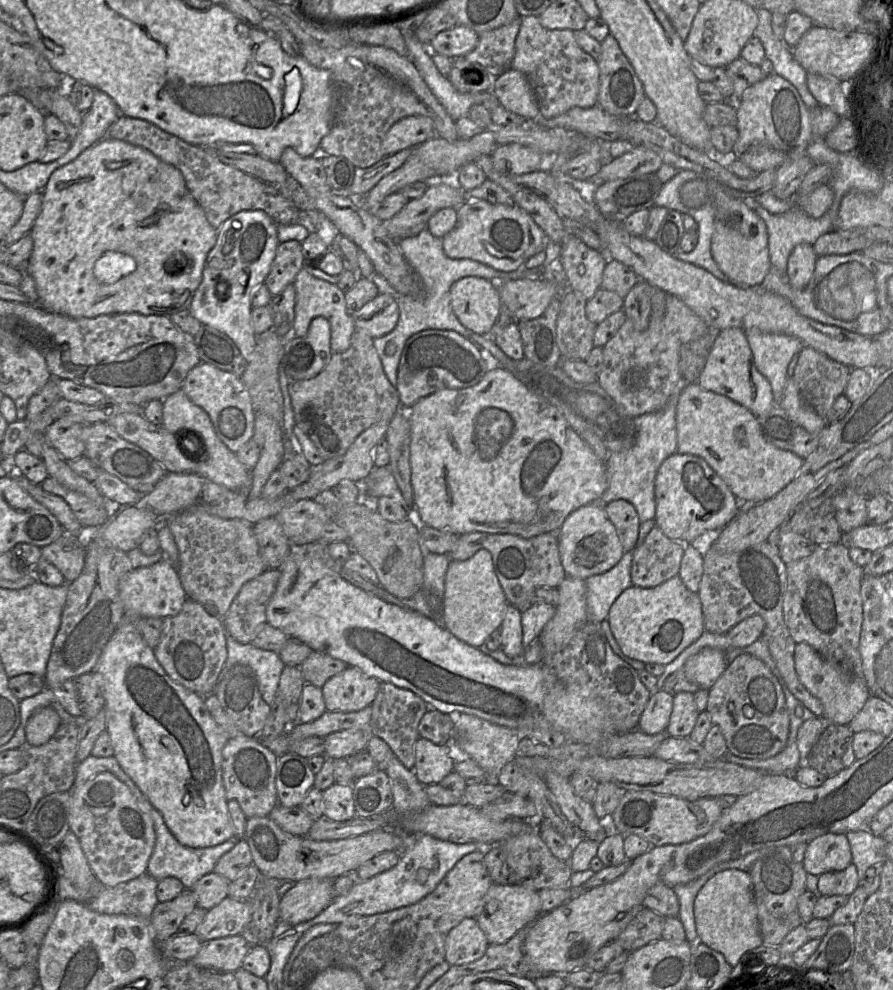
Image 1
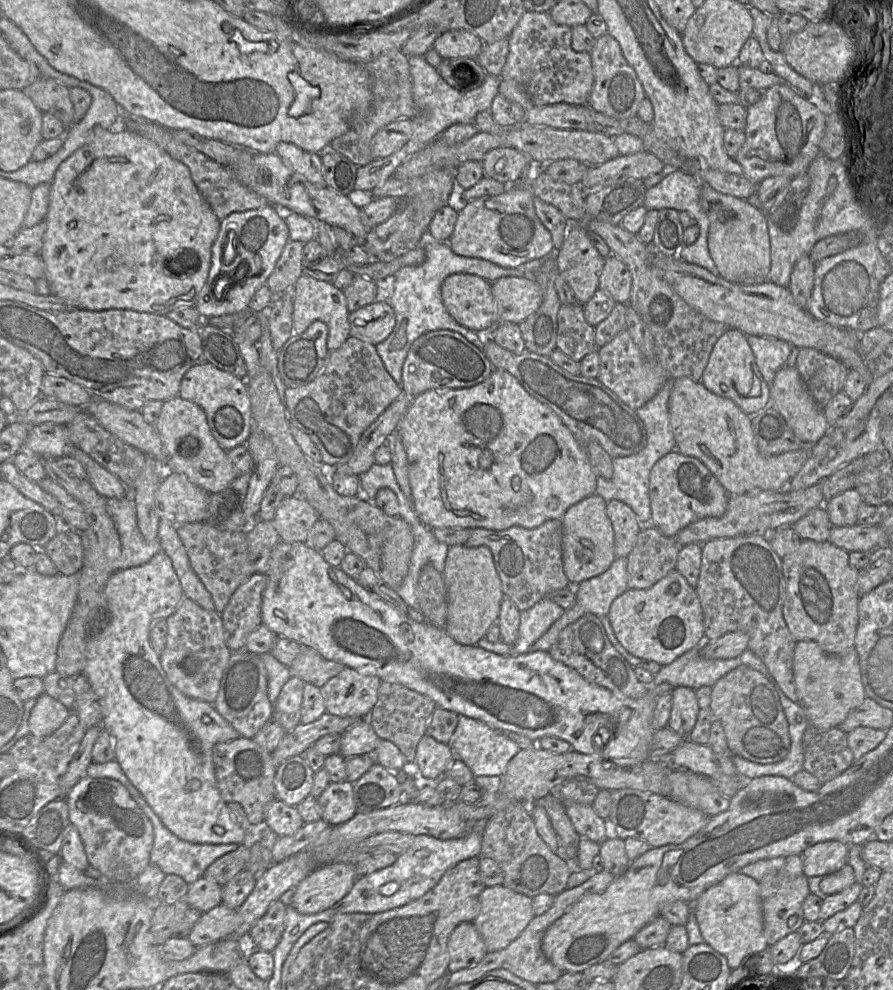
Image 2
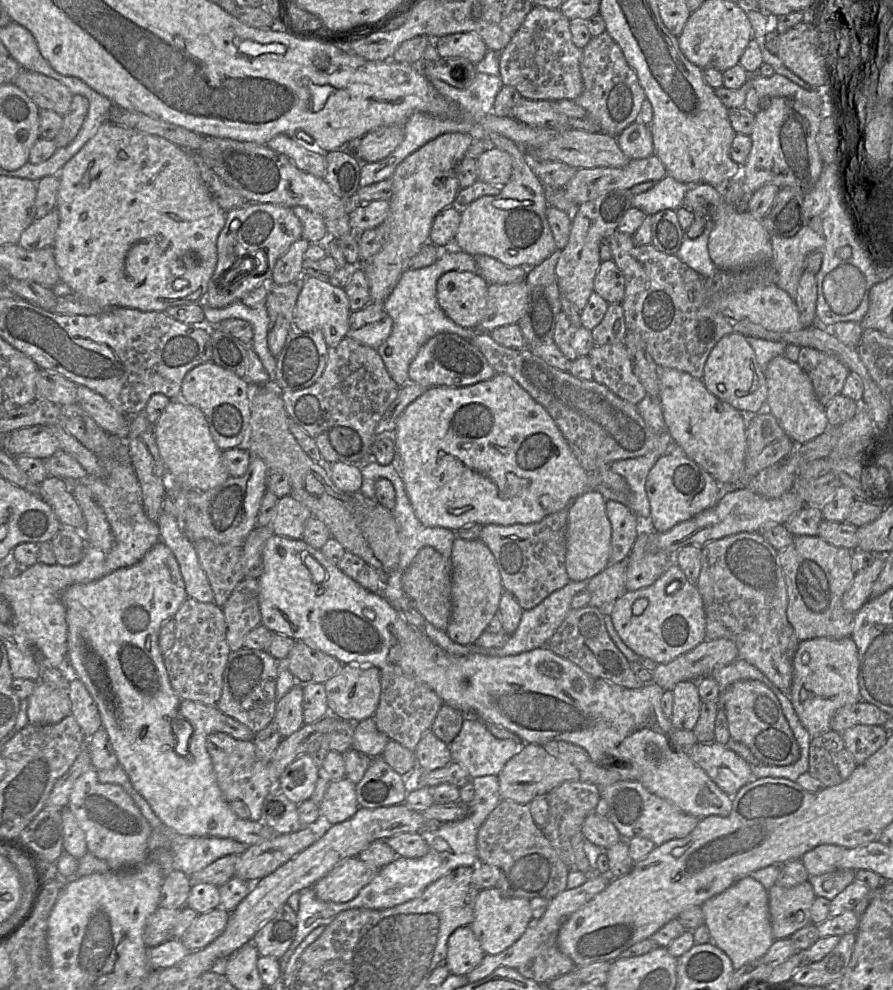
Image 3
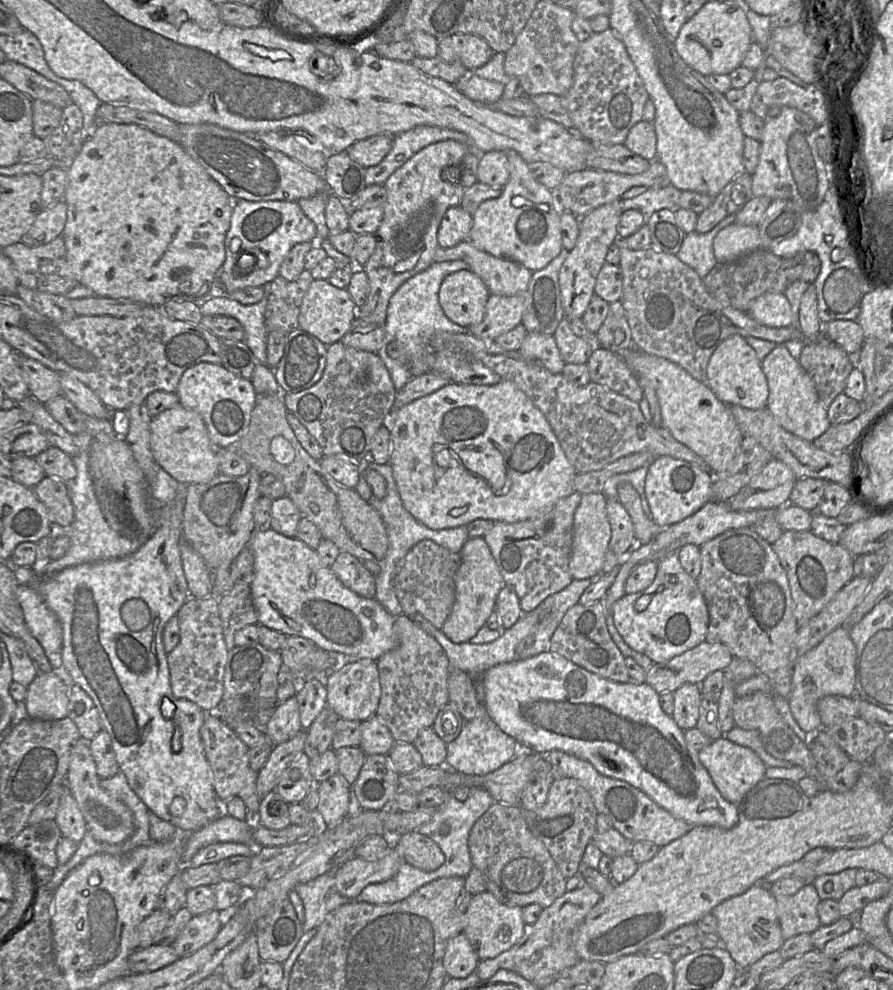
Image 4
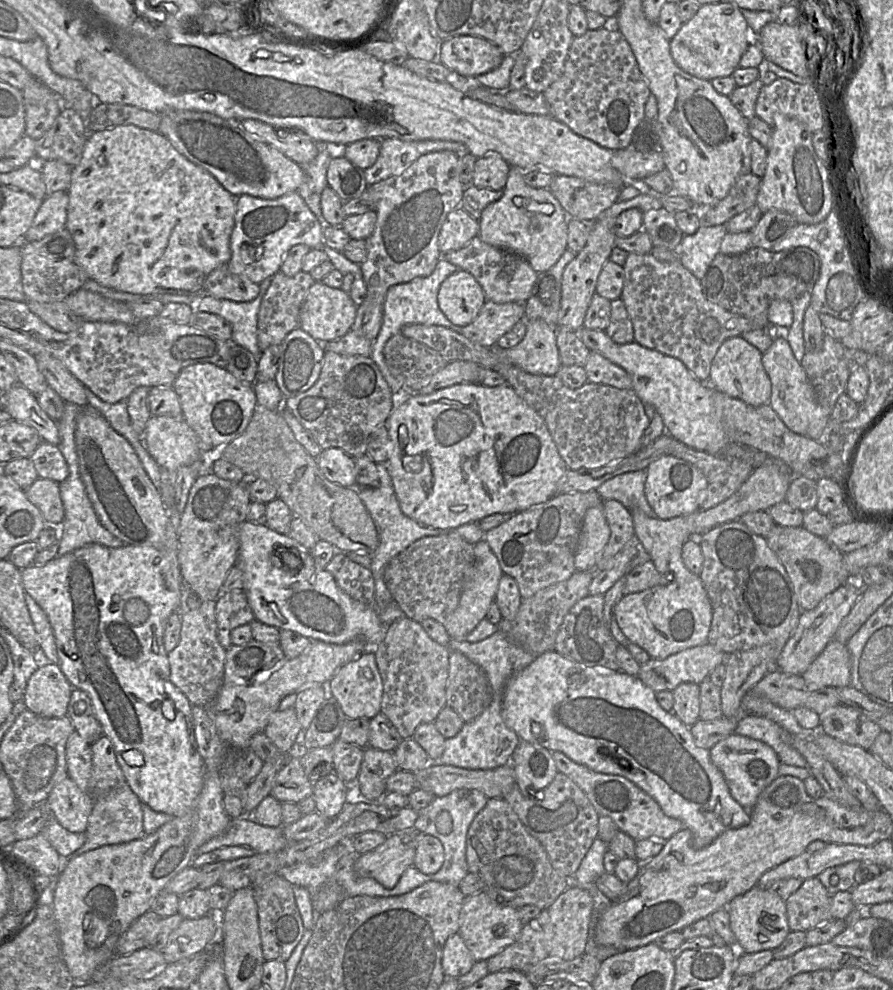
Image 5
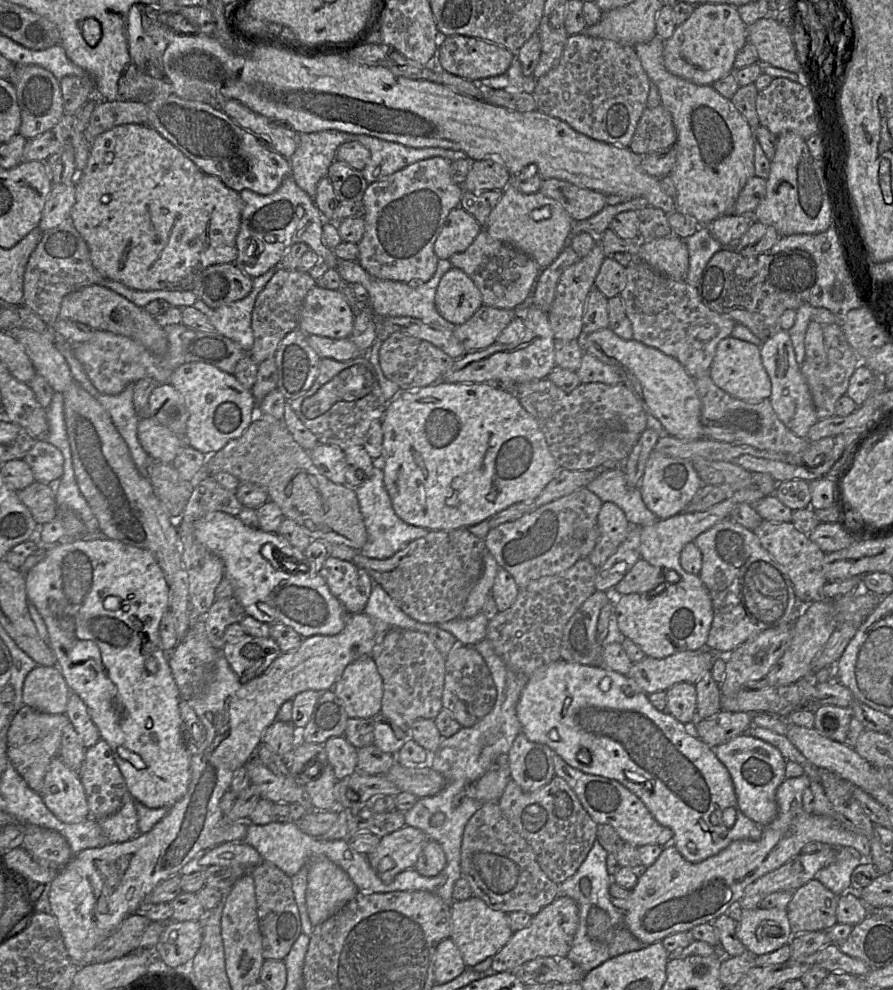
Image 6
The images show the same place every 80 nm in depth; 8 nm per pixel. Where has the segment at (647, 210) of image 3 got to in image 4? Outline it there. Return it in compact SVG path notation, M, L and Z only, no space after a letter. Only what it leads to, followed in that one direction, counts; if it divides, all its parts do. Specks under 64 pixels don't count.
M672 184L660 189L648 188L644 193L634 198L620 199L620 206L623 212L633 209L649 216L661 209L675 210L678 208L677 201L681 192Z

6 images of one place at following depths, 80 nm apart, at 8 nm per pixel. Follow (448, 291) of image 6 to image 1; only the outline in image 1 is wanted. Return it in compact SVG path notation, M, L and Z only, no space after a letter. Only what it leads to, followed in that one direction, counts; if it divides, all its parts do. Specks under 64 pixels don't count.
M464 277L451 286L450 303L466 329L481 336L494 333L501 308L497 283L480 277Z

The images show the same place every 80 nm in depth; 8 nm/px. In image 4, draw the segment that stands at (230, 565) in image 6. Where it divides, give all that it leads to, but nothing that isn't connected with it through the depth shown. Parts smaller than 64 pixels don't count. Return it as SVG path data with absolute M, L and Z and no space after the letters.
M264 527L253 532L248 547L254 557L254 576L250 590L257 612L257 624L286 636L306 638L323 650L356 660L377 661L397 645L395 617L375 598L364 598L345 587L332 569L321 562L316 551L301 540L286 537L269 527Z

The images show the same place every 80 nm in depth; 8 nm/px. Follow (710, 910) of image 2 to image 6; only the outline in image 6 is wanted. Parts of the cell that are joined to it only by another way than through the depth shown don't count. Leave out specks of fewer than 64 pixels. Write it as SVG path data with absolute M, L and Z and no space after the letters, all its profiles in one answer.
M778 908L762 909L736 909L736 935L745 946L746 951L756 956L773 952L792 938L787 911Z

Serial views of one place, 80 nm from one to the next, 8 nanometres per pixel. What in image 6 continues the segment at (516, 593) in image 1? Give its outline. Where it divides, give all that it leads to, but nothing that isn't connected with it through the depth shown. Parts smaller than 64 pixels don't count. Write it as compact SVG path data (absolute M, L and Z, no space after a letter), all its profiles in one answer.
M586 487L579 488L517 520L490 529L484 539L486 550L511 574L519 588L538 578L560 574L581 558L582 545L596 526L602 503Z

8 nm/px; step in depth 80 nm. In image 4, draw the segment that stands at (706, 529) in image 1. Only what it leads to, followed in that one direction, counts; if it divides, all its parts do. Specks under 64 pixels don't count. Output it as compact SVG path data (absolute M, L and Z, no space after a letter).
M670 456L654 458L645 479L645 496L651 519L666 528L697 512L712 499L713 480L714 475L710 471L703 471L685 460Z

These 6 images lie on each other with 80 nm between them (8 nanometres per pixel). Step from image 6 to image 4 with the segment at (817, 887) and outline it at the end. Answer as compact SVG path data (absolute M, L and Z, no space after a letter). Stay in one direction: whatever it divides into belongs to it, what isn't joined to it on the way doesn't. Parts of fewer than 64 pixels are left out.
M813 883L793 895L775 896L777 916L784 940L799 933L812 933L820 926L817 906L821 901Z

